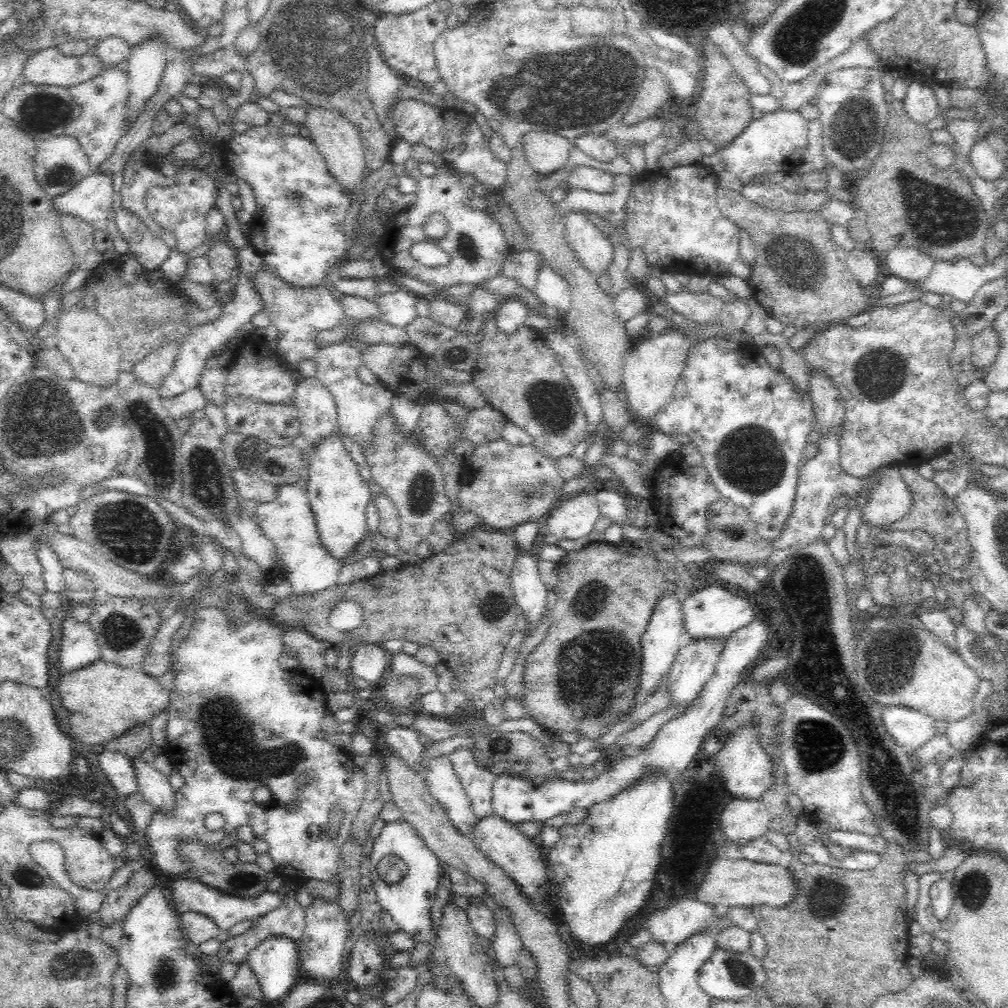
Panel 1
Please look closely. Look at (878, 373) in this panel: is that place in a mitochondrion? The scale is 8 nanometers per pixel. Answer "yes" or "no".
yes

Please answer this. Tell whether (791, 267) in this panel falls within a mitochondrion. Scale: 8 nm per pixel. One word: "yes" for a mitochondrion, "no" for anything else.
yes

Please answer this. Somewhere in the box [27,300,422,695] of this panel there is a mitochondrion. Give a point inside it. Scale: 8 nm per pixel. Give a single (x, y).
(131, 530)

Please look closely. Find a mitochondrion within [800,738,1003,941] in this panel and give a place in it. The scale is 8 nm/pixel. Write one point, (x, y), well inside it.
(973, 887)

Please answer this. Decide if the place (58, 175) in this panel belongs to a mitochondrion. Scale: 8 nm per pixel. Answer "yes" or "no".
yes

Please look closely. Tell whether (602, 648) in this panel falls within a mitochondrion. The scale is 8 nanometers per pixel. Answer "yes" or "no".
yes

